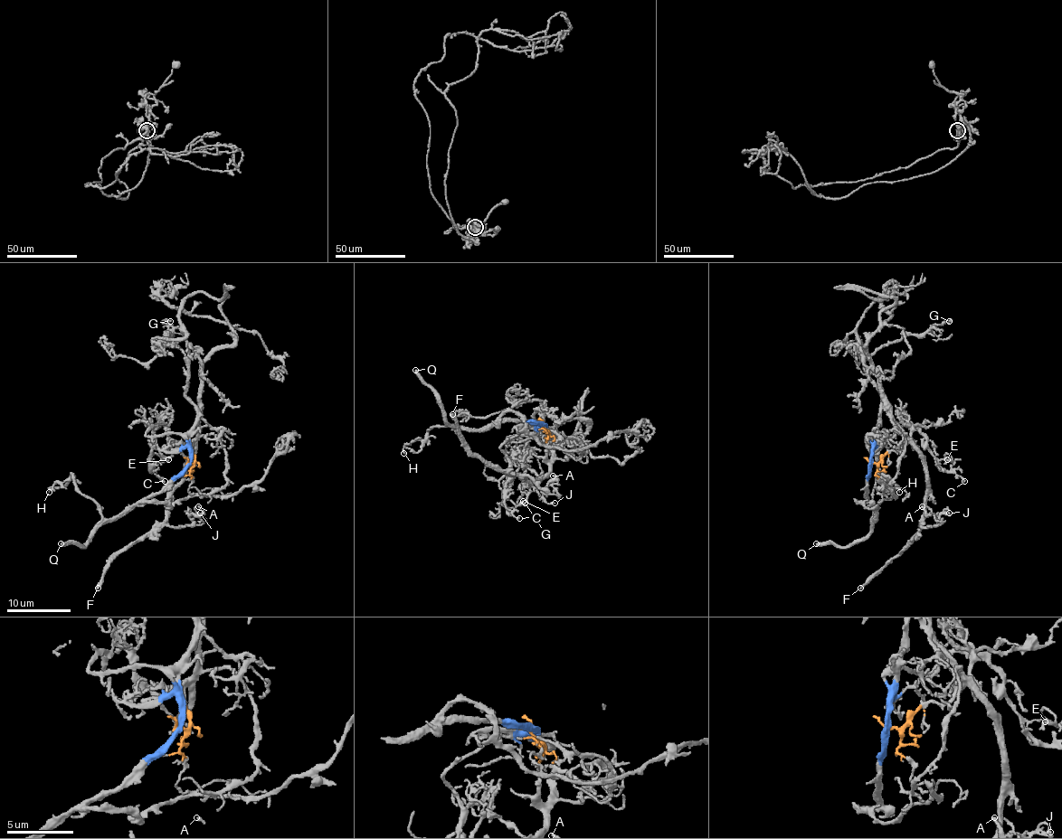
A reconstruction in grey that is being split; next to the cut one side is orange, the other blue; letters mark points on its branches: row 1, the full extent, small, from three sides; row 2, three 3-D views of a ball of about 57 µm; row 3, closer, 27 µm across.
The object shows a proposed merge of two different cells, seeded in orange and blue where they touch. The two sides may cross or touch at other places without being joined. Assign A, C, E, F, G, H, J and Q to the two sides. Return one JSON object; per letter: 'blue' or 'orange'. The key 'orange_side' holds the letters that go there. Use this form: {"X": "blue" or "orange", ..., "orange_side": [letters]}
{"A": "orange", "C": "blue", "E": "blue", "F": "orange", "G": "blue", "H": "blue", "J": "orange", "Q": "blue", "orange_side": ["A", "F", "J"]}

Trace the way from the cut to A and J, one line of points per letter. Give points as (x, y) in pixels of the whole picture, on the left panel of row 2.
A: (188, 462), (193, 443), (167, 523), (186, 526), (202, 512), (197, 505)
J: (188, 462), (193, 443), (167, 523), (186, 526), (188, 513), (201, 513)

